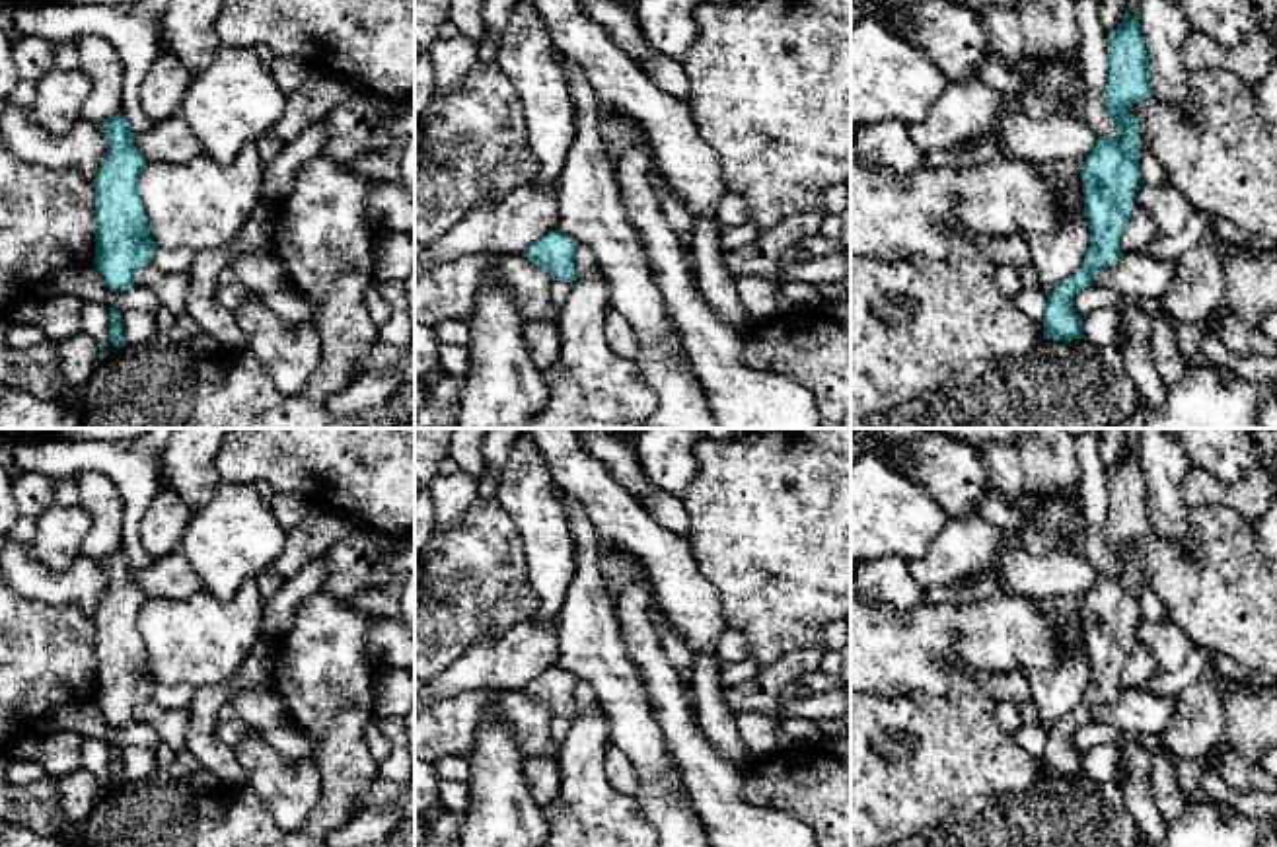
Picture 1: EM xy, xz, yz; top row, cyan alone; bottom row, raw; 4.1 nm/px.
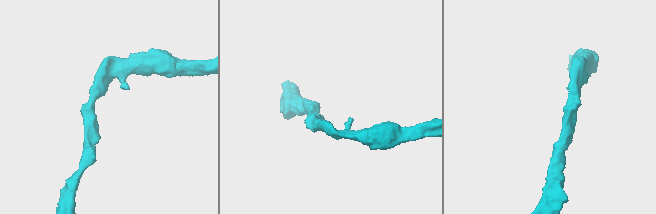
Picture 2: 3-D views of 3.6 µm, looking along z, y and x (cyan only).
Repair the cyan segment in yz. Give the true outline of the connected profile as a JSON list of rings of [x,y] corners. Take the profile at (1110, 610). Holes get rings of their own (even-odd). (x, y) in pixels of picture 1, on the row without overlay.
[[[1125,444],[1125,454],[1108,469],[1108,510],[1104,541],[1117,572],[1098,571],[1092,590],[1082,598],[1084,650],[1090,662],[1090,681],[1084,699],[1061,720],[1047,728],[1043,775],[1073,777],[1082,773],[1082,754],[1073,746],[1076,728],[1094,722],[1096,707],[1121,695],[1119,676],[1133,652],[1133,631],[1141,617],[1139,557],[1127,545],[1149,535],[1150,502],[1139,454]]]

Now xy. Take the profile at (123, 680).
[[[123,549],[97,563],[107,572],[107,594],[93,615],[93,699],[111,728],[125,728],[134,722],[134,709],[152,697],[158,683],[138,631],[138,611],[148,598],[136,586]]]

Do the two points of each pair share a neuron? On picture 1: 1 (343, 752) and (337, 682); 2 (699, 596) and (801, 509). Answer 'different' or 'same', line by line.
1: same
2: different

